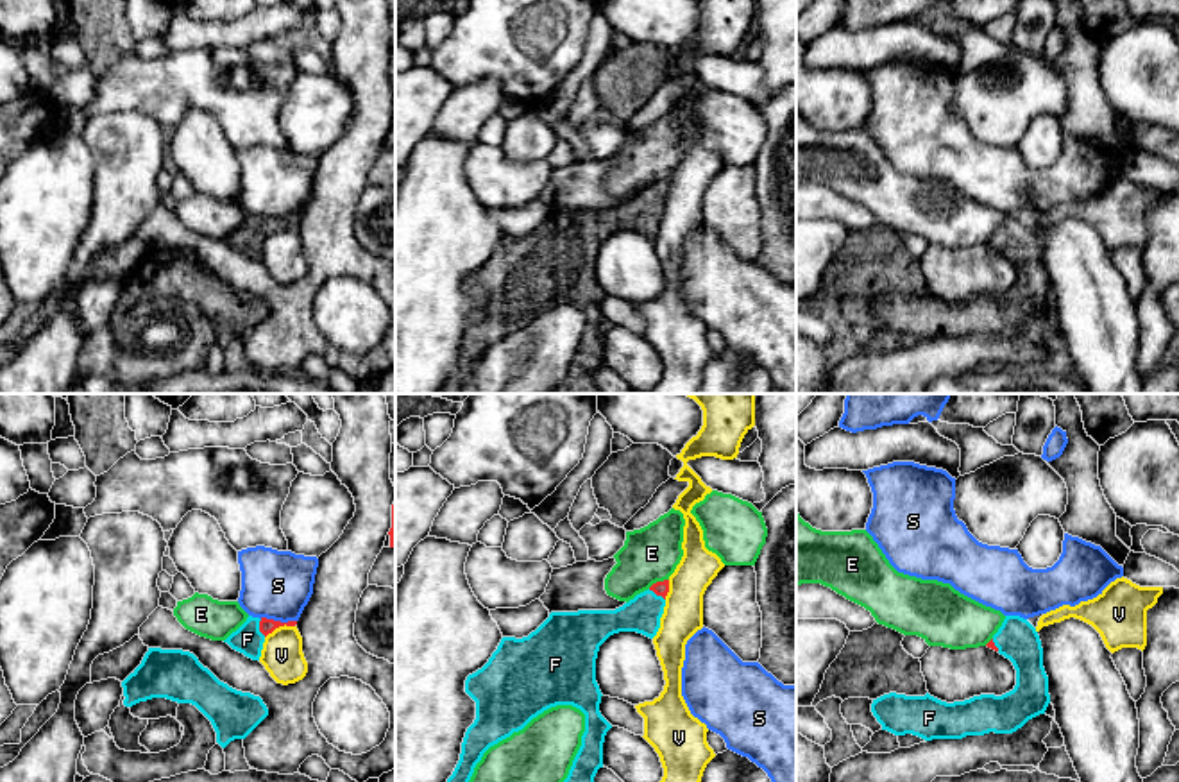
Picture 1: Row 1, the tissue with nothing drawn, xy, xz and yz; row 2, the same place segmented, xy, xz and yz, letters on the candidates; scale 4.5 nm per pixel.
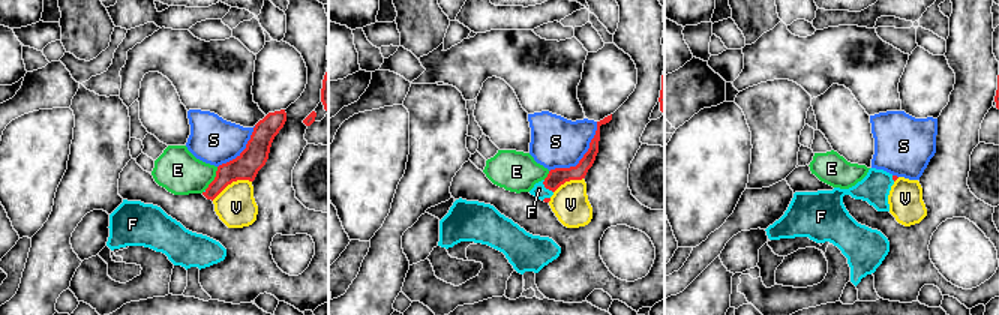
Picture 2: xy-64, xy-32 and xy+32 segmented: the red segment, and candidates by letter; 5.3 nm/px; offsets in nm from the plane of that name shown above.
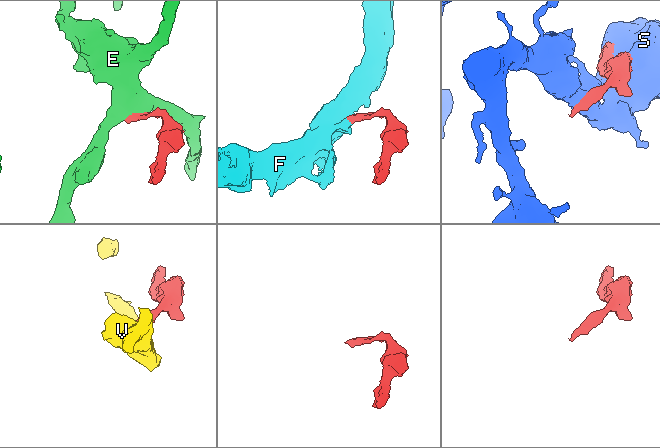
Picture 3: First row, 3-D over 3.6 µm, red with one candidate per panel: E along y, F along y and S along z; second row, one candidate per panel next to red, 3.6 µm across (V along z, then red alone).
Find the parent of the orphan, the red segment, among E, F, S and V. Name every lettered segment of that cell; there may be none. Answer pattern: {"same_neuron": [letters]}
{"same_neuron": ["F"]}

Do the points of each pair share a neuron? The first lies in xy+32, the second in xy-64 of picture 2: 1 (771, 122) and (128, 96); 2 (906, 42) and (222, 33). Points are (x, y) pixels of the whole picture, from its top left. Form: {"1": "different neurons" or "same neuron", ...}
{"1": "different neurons", "2": "same neuron"}

